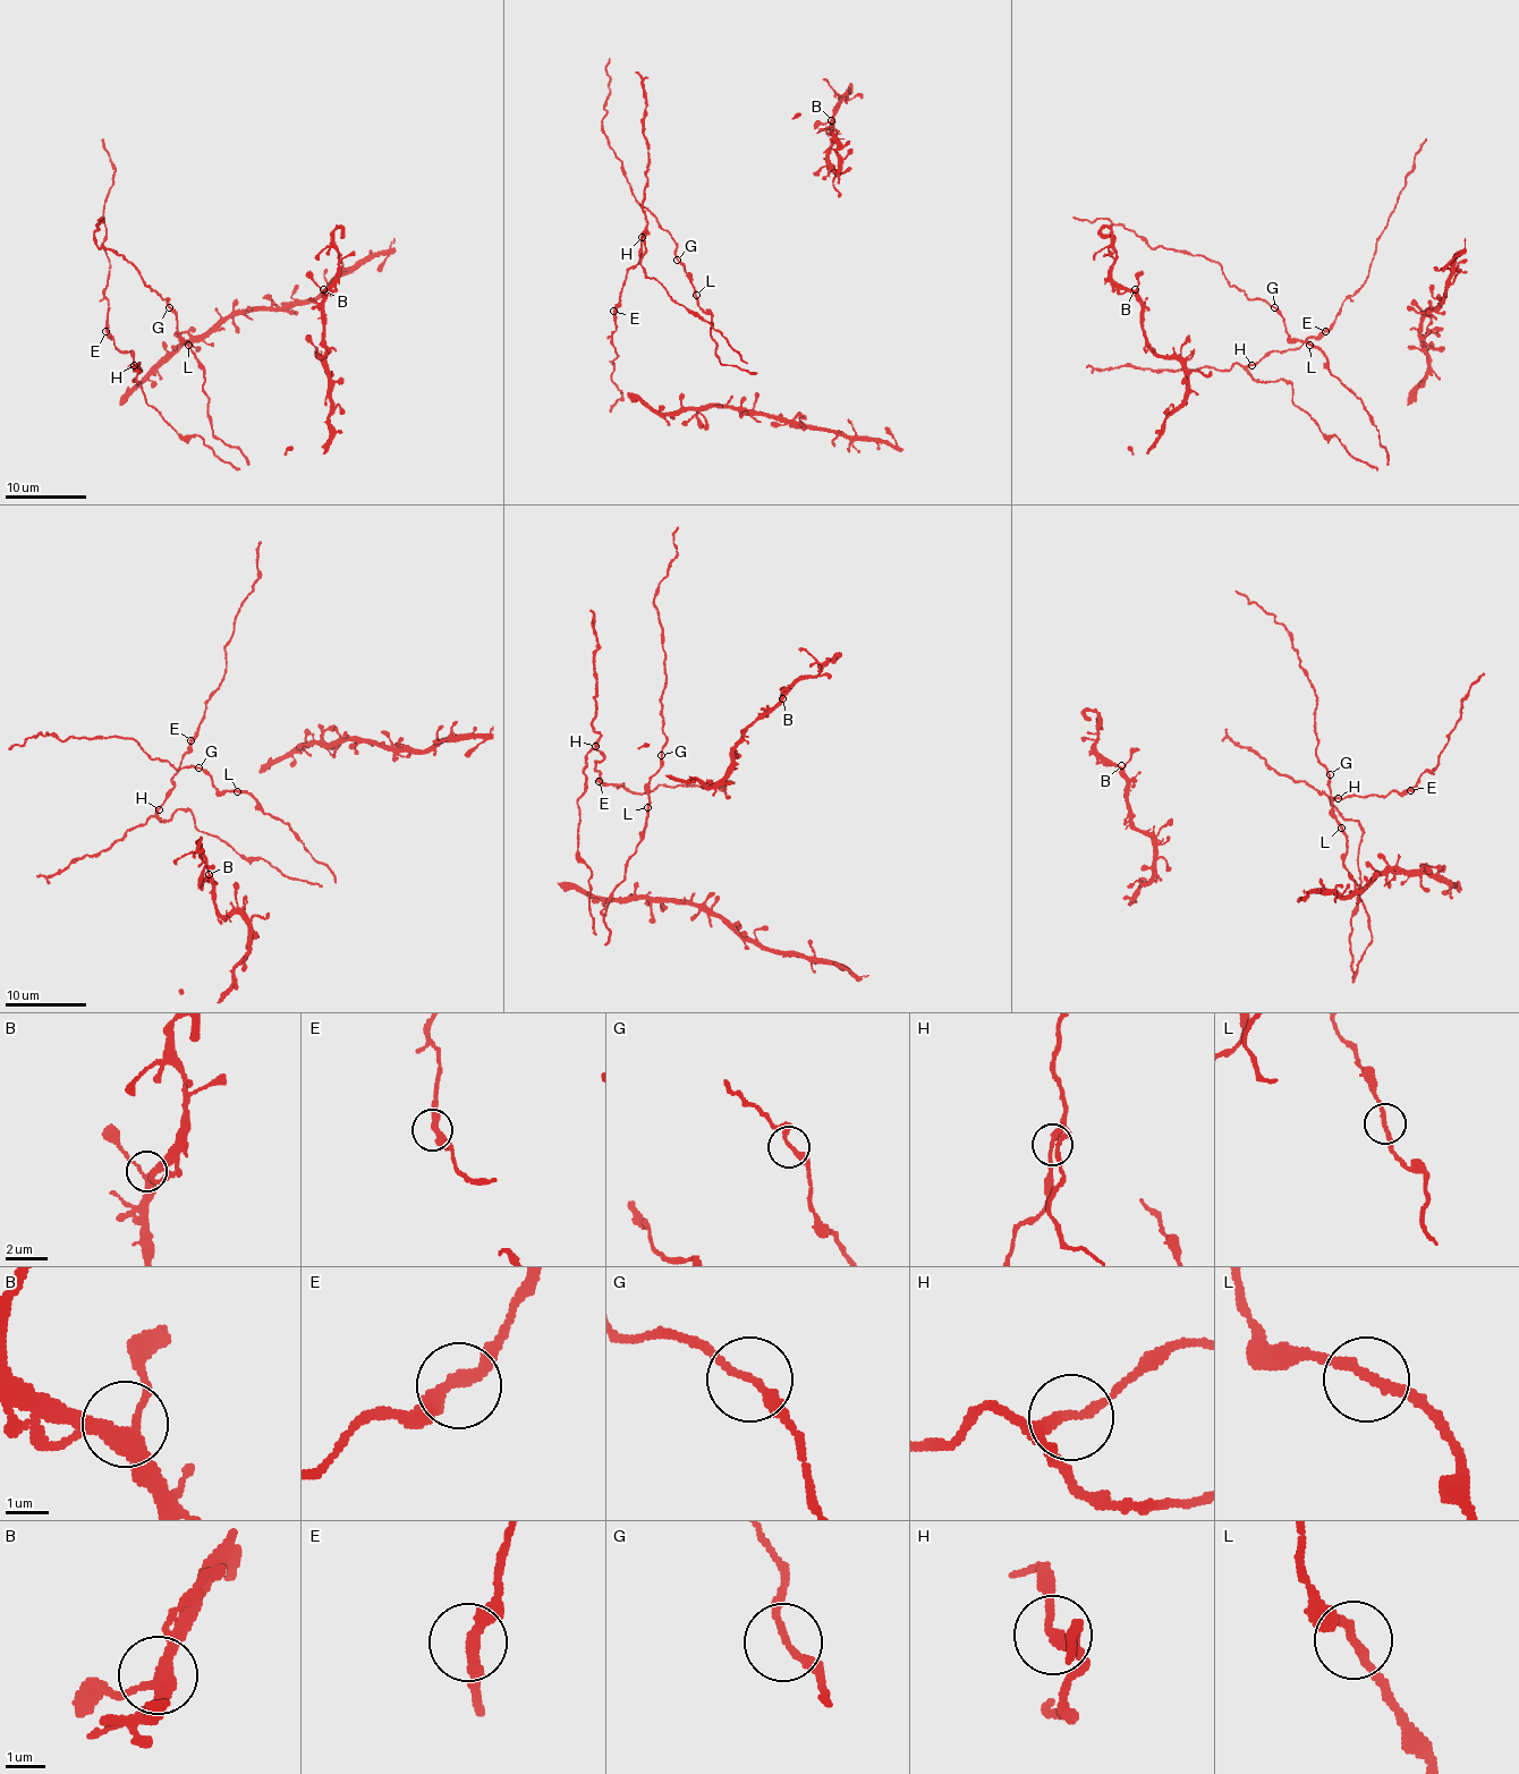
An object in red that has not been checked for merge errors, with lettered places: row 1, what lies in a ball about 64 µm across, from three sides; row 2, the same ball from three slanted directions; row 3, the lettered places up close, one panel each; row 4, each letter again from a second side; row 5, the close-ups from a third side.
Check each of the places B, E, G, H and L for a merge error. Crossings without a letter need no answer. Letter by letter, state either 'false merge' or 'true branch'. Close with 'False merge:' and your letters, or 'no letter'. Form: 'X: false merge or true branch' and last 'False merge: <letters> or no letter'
B: true branch
E: true branch
G: true branch
H: true branch
L: true branch
False merge: no letter

